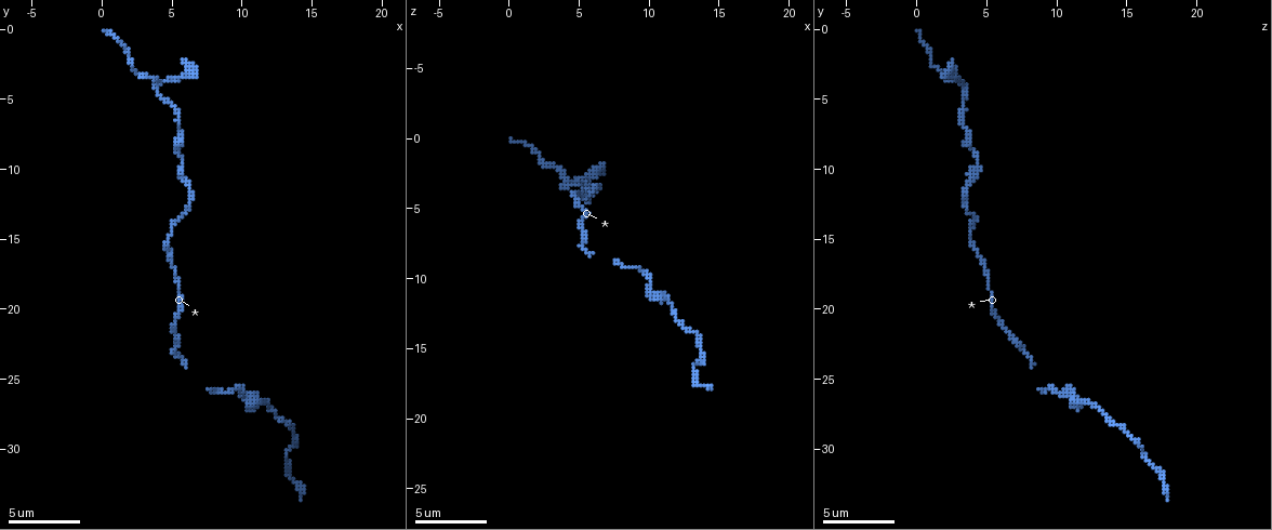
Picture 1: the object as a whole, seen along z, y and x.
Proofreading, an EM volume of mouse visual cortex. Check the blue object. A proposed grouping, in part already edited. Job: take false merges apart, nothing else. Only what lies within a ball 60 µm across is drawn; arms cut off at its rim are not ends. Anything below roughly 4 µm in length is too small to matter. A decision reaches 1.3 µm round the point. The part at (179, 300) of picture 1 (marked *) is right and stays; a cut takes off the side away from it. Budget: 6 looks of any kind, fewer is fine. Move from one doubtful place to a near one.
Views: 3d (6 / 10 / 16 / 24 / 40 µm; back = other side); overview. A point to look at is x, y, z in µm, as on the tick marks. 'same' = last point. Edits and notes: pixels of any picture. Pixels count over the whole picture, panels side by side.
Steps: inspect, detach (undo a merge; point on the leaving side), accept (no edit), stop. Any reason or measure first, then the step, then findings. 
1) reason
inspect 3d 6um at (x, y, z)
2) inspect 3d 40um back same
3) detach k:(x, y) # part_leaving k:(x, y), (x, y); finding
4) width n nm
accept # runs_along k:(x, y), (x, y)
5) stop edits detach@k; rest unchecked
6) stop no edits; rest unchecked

thick turns thin
inspect 3d 10um at (9.8, 25.8, 10.2)

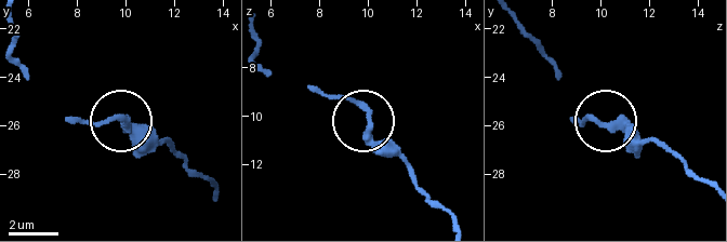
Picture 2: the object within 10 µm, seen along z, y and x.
closer look
inspect 3d 6um at (9.9, 25.8, 10.0)

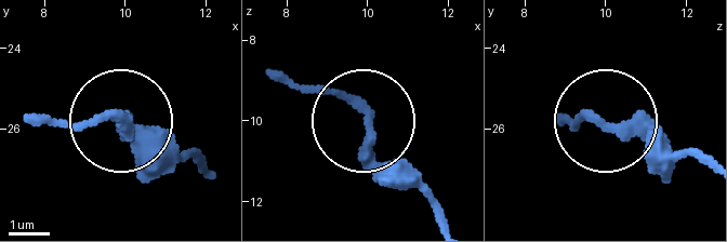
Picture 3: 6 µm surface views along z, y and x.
accept # one neuron here

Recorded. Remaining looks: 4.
narrows sharply
inspect 3d 6um at (5.0, 14.8, 4.0)

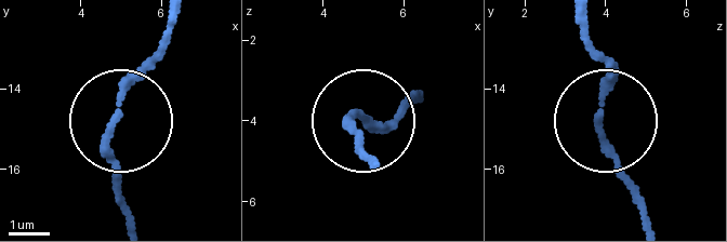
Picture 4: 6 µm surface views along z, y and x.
accept # continuous, no second neuron

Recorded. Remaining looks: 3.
a narrow waist
inspect 3d 16um at (5.8, 9.4, 4.4)

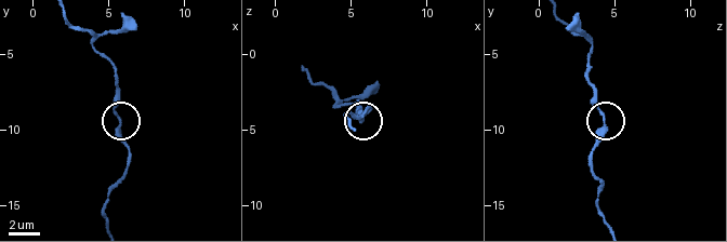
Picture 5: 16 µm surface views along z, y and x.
accept # runs_along 5:(108, 224), (105, 205), (128, 162), (116, 82); all the same neuron

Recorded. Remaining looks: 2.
stop no edits; rest unchecked

